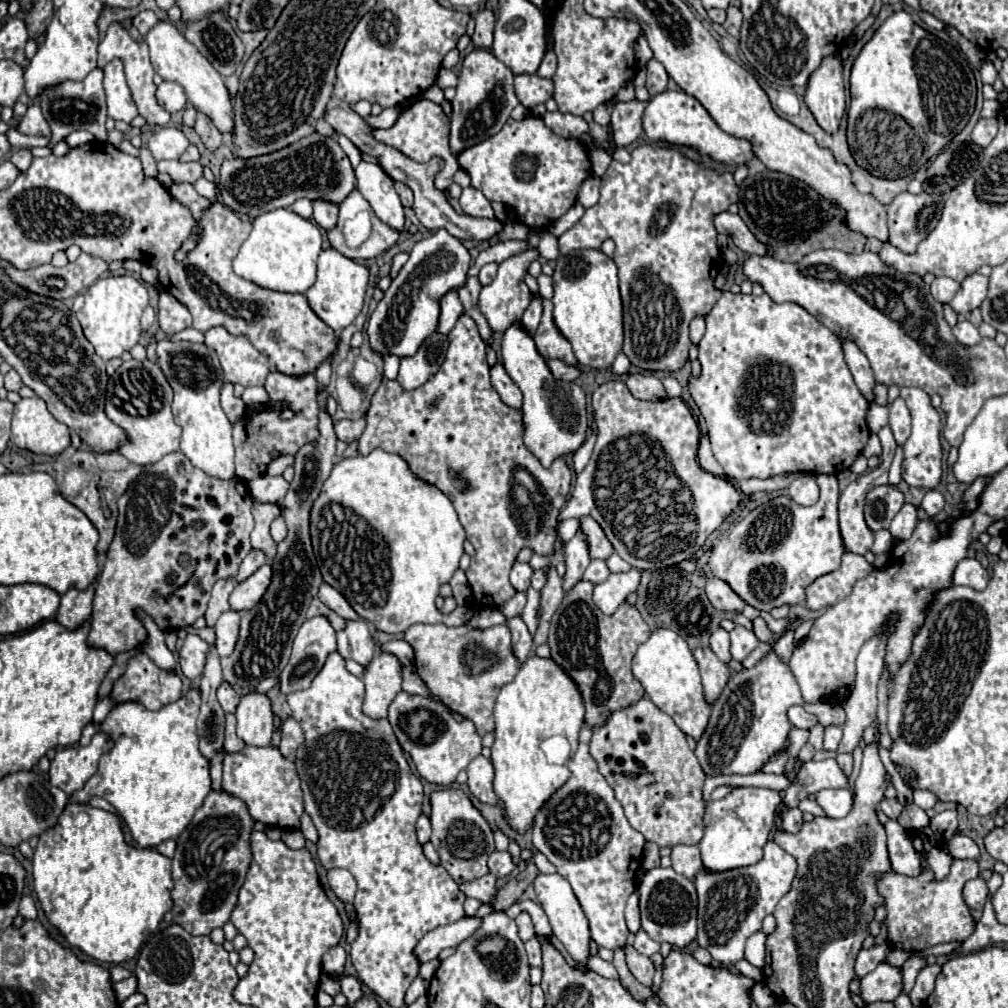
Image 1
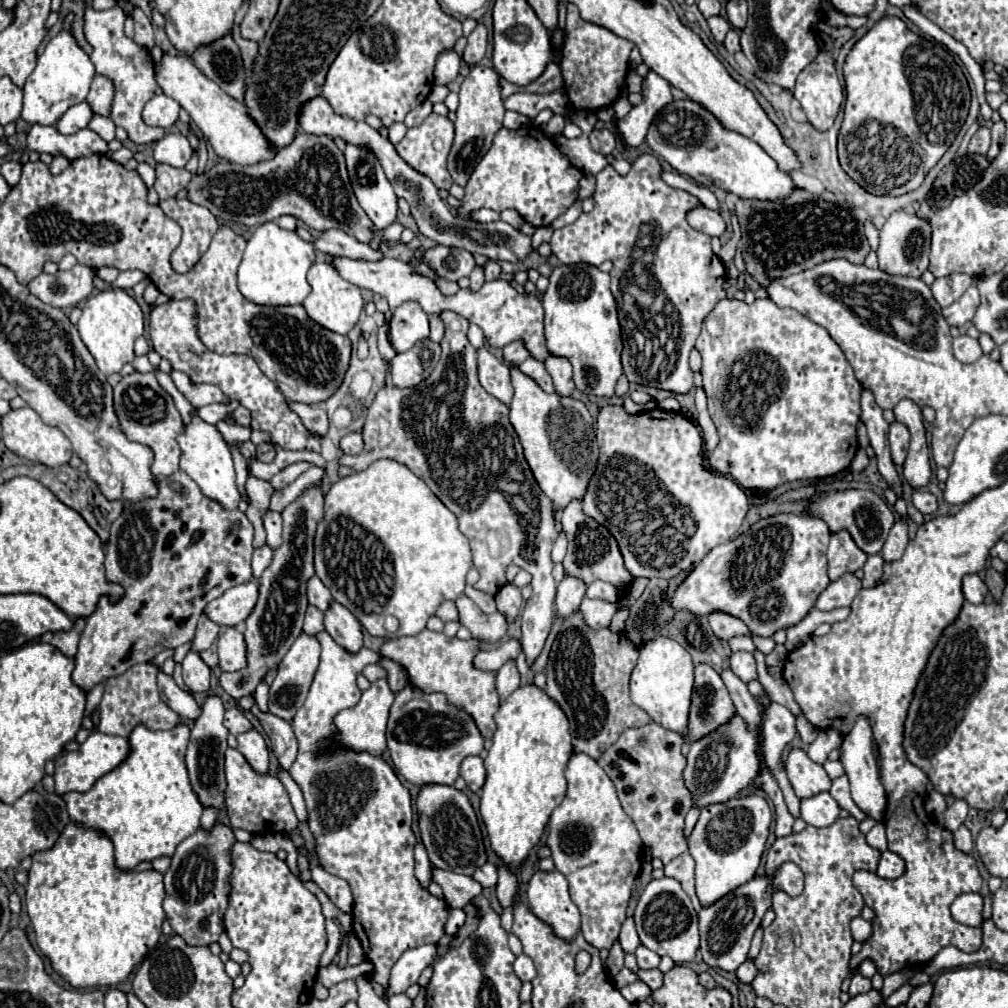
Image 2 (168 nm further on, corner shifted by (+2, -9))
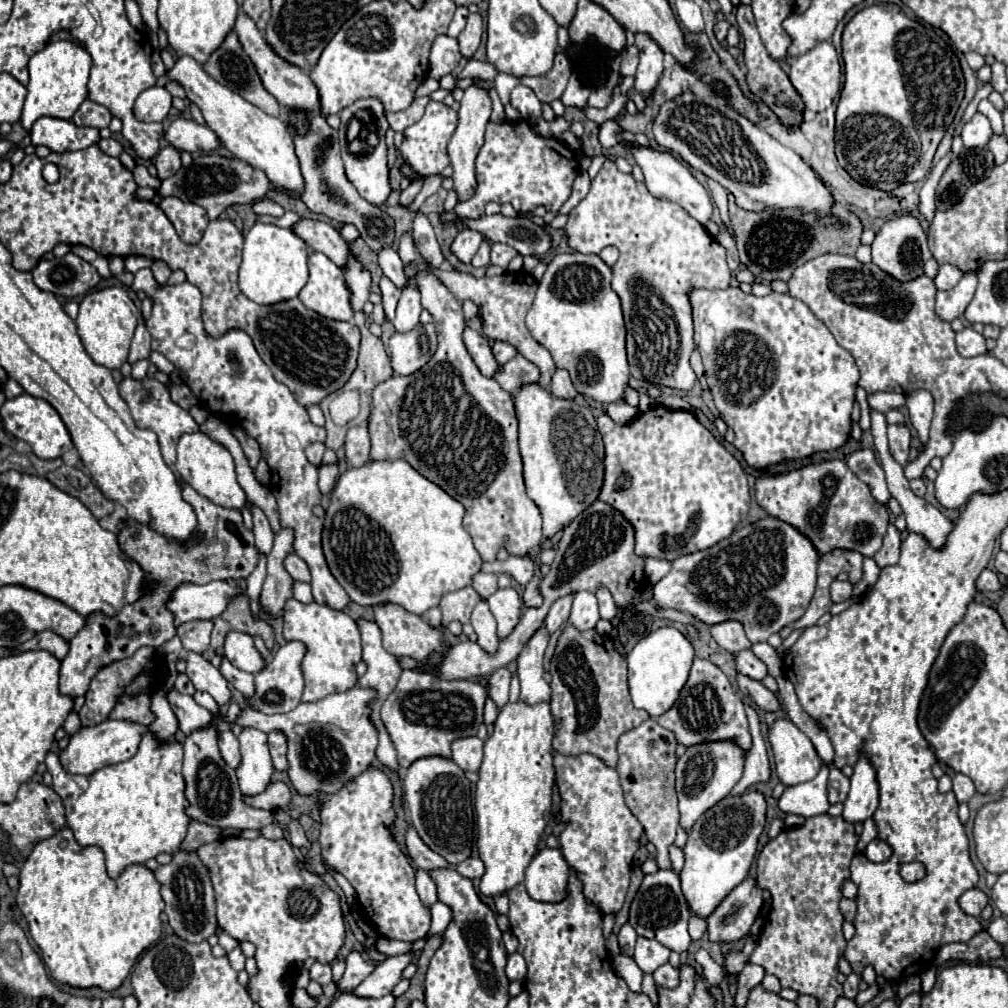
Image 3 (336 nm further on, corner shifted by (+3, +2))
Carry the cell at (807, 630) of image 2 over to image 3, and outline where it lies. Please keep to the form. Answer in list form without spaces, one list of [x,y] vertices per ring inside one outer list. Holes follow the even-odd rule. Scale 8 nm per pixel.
[[[865,558],[865,560],[863,560],[863,578],[861,578],[861,582],[855,586],[853,596],[861,596],[861,594],[869,592],[869,590],[875,586],[875,582],[877,582],[879,572],[881,572],[881,570],[879,570],[877,562],[875,562],[873,558]]]

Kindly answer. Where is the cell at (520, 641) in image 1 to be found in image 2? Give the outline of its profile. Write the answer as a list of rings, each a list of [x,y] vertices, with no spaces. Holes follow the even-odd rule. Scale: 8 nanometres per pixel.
[[[516,661],[504,663],[504,667],[500,667],[498,679],[496,679],[496,687],[498,687],[500,699],[504,701],[518,685],[520,685],[520,673],[516,669]]]

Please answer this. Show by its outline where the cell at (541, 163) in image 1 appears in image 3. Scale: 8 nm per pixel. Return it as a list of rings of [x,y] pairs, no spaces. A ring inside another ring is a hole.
[[[489,122],[485,144],[477,156],[477,192],[471,200],[459,202],[455,214],[461,218],[479,218],[489,202],[509,202],[517,212],[533,212],[537,206],[557,212],[571,196],[577,170],[579,162],[573,150],[555,138],[535,134],[527,122]]]

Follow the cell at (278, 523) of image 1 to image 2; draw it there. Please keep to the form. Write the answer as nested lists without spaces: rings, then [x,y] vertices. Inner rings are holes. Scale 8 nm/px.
[[[268,511],[264,515],[264,529],[266,529],[266,543],[270,549],[280,547],[282,543],[282,517],[280,513]]]

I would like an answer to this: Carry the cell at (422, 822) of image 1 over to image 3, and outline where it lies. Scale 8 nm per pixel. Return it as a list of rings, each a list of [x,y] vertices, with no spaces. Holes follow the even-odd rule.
[[[417,870],[417,894],[423,900],[423,906],[427,906],[427,908],[431,908],[431,904],[437,902],[435,884],[425,870]]]

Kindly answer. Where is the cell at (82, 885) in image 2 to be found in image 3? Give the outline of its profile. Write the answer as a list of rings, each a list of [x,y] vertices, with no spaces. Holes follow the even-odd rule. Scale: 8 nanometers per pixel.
[[[69,828],[59,830],[33,848],[31,856],[21,868],[17,894],[17,906],[29,924],[29,934],[39,946],[45,966],[57,982],[71,988],[85,990],[97,986],[105,992],[117,990],[137,958],[161,936],[159,916],[165,908],[165,902],[159,894],[159,882],[155,880],[153,872],[141,864],[133,864],[125,868],[117,880],[109,878],[101,848],[79,846]]]

